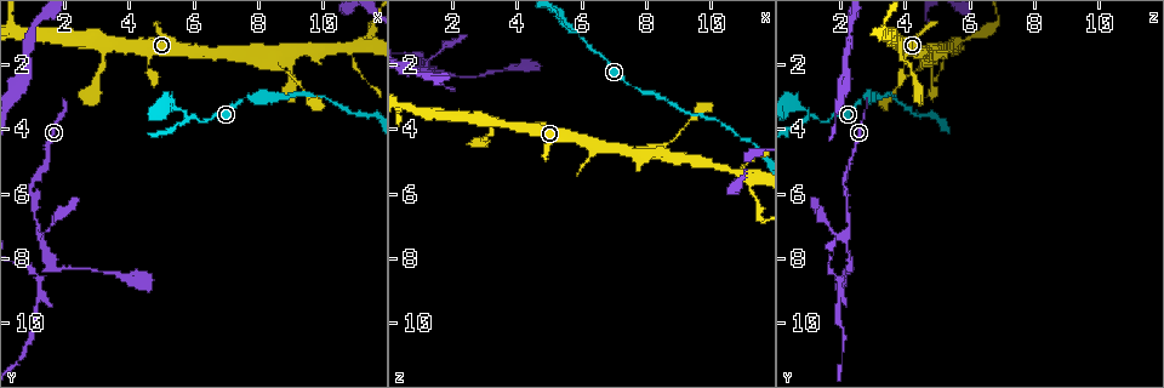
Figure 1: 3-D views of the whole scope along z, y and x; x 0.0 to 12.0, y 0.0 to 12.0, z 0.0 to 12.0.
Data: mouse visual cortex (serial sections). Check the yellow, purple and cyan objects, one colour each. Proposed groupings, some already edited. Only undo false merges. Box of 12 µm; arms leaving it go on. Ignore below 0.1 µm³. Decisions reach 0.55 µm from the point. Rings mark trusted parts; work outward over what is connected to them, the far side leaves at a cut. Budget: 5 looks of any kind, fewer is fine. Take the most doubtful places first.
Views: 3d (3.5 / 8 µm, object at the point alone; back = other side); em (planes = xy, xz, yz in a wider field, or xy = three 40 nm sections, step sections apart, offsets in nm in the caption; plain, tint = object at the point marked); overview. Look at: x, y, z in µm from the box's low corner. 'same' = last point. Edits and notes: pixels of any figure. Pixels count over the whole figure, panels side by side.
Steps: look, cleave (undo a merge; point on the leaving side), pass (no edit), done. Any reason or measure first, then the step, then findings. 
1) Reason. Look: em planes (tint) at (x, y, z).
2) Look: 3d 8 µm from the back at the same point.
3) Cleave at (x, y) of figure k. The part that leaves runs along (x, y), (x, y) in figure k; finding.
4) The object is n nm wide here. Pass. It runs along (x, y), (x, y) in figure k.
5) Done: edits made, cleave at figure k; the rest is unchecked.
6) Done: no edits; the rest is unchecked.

Thin neck. Look: 3d 3.5 µm at (1.5, 8.2, 2.3).

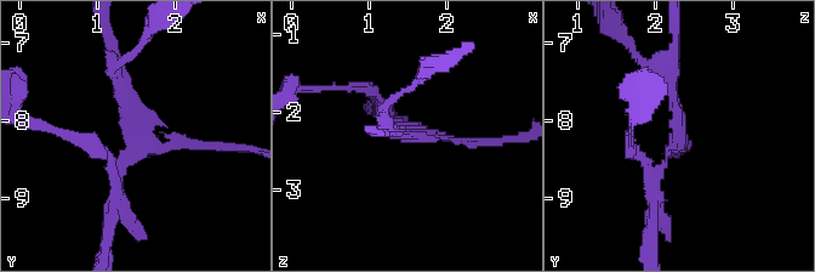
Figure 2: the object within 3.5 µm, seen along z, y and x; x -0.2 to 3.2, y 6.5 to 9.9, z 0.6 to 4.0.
4 arms meet here; the arms are 100, 100, 200, 200 nm wide. Look: em xy step 2 (tint) at (1.45, 8.25, 2.25).

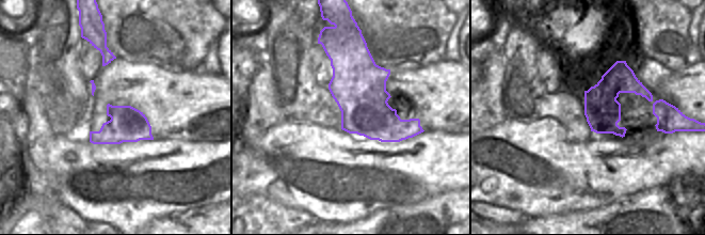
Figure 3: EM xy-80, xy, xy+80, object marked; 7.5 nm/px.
Cut it another way. Look: em planes (tint) at the same point.

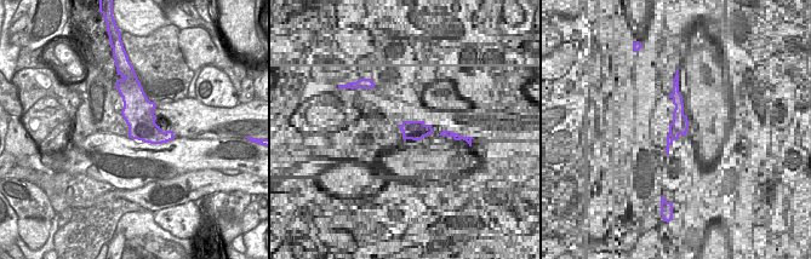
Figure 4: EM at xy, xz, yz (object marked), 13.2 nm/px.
Cleave at (93, 148) of figure 2. Two cells meet here.

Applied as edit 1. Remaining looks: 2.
Arms part here. Look: 3d 3.5 µm from the back at (7.9, 1.7, 4.7).

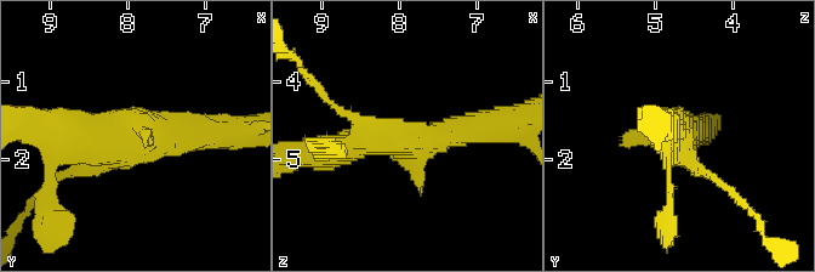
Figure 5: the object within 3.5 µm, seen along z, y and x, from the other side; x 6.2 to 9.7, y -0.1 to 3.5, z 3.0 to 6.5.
Look: em xy step 5 (tint) at (7.85, 1.75, 4.75).

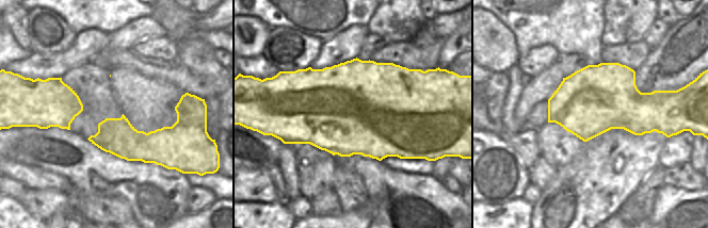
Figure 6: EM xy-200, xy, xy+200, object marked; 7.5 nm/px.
Pass. It runs along (179, 106), (179, 123), (162, 140), (92, 139) in figure 6; one cell here.

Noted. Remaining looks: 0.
Done: edits made, cleave at figure 2; the rest is unchecked.

